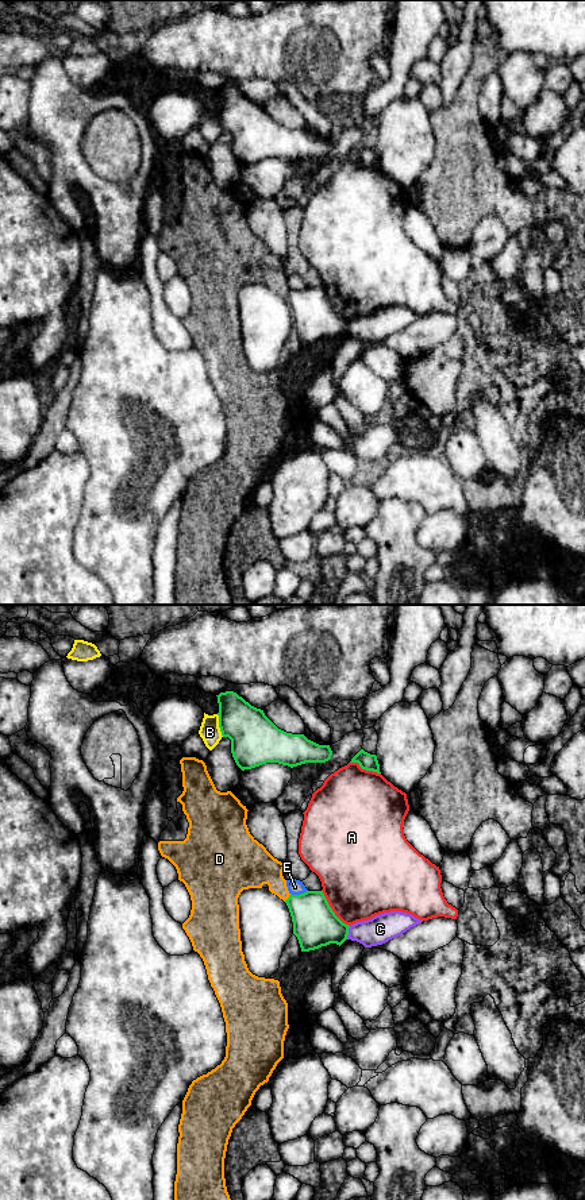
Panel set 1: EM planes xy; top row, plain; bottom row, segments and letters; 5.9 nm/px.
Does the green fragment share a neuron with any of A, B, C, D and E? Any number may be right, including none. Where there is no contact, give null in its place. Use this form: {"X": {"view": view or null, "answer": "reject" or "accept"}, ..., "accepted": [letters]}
{"A": {"view": "xy", "answer": "reject"}, "B": {"view": "xy", "answer": "reject"}, "C": {"view": "xy", "answer": "reject"}, "D": {"view": "xy", "answer": "reject"}, "E": {"view": "xy", "answer": "reject"}, "accepted": []}

